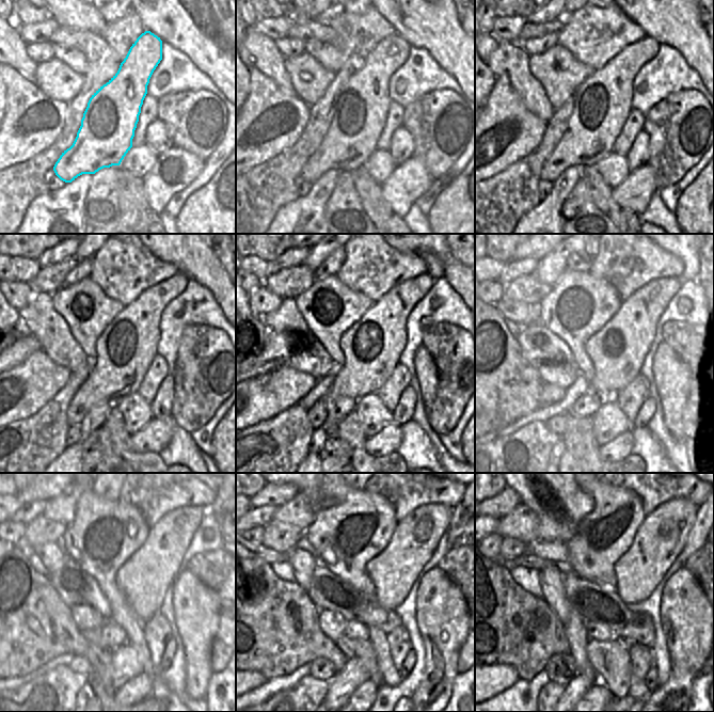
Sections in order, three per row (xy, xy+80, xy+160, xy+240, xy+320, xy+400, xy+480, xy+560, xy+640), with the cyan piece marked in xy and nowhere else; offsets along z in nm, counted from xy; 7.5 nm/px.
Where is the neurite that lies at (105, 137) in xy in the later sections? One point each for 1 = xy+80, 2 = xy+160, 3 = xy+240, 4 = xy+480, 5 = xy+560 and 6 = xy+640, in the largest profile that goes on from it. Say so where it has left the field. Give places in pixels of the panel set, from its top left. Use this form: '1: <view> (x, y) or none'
1: xy+80 (359, 113)
2: xy+160 (602, 104)
3: xy+240 (125, 349)
4: xy+480 (144, 578)
5: xy+560 (415, 538)
6: xy+640 (661, 538)

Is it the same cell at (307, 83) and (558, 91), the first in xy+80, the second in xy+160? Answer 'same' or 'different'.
same

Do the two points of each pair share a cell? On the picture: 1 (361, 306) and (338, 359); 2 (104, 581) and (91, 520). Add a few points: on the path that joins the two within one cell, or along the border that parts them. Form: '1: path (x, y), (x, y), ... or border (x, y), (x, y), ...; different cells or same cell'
1: path (347, 317), (334, 330), (334, 345); same cell
2: path (94, 566), (80, 552), (82, 549), (82, 535); same cell

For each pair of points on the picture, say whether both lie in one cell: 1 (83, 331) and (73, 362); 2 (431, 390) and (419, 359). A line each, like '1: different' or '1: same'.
1: different
2: same

